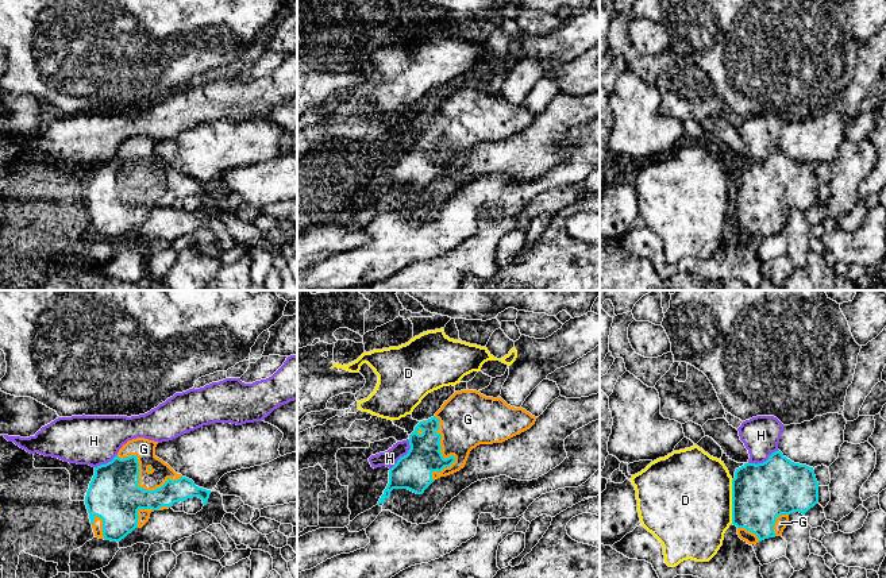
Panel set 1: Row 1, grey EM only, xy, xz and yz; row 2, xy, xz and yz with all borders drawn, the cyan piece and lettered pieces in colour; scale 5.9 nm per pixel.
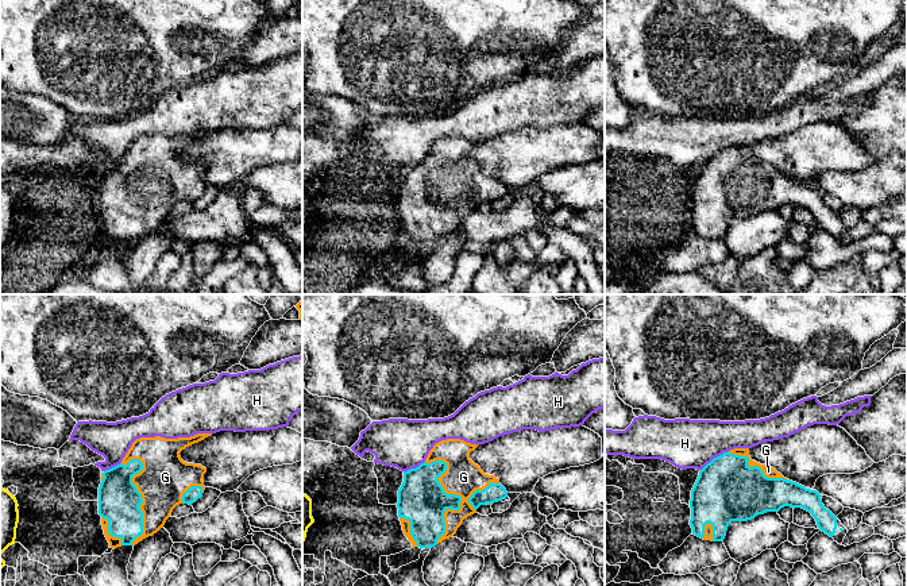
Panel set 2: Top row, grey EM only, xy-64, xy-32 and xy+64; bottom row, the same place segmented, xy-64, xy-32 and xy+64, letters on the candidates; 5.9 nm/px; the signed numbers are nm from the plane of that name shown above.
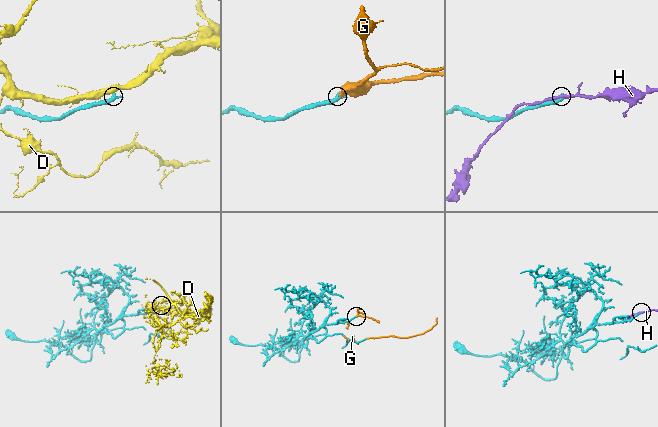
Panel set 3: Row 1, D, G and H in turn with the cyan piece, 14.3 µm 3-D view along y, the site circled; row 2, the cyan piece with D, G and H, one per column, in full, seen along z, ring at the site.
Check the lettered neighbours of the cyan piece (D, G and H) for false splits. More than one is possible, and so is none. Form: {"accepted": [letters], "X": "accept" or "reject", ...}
{"accepted": ["G"], "D": "reject", "G": "accept", "H": "reject"}

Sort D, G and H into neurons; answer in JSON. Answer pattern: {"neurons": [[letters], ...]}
{"neurons": [["D"], ["G"], ["H"]]}

